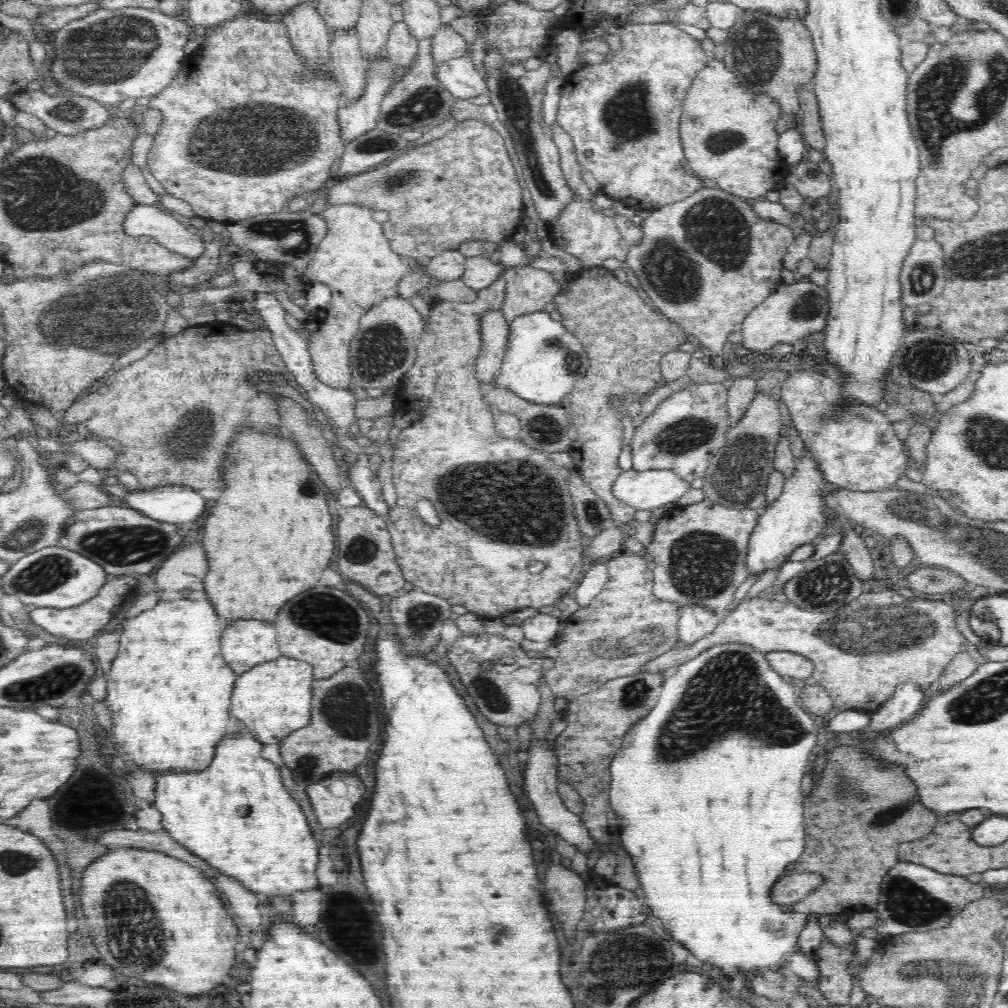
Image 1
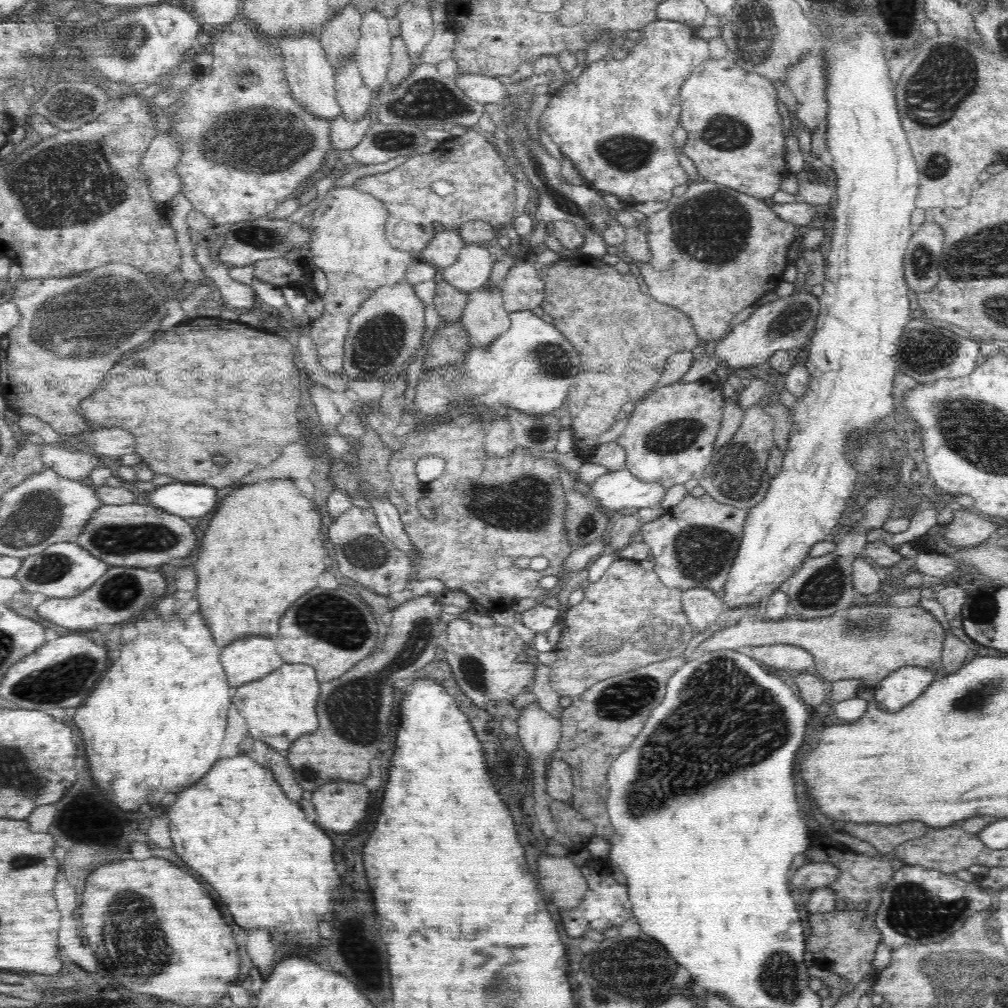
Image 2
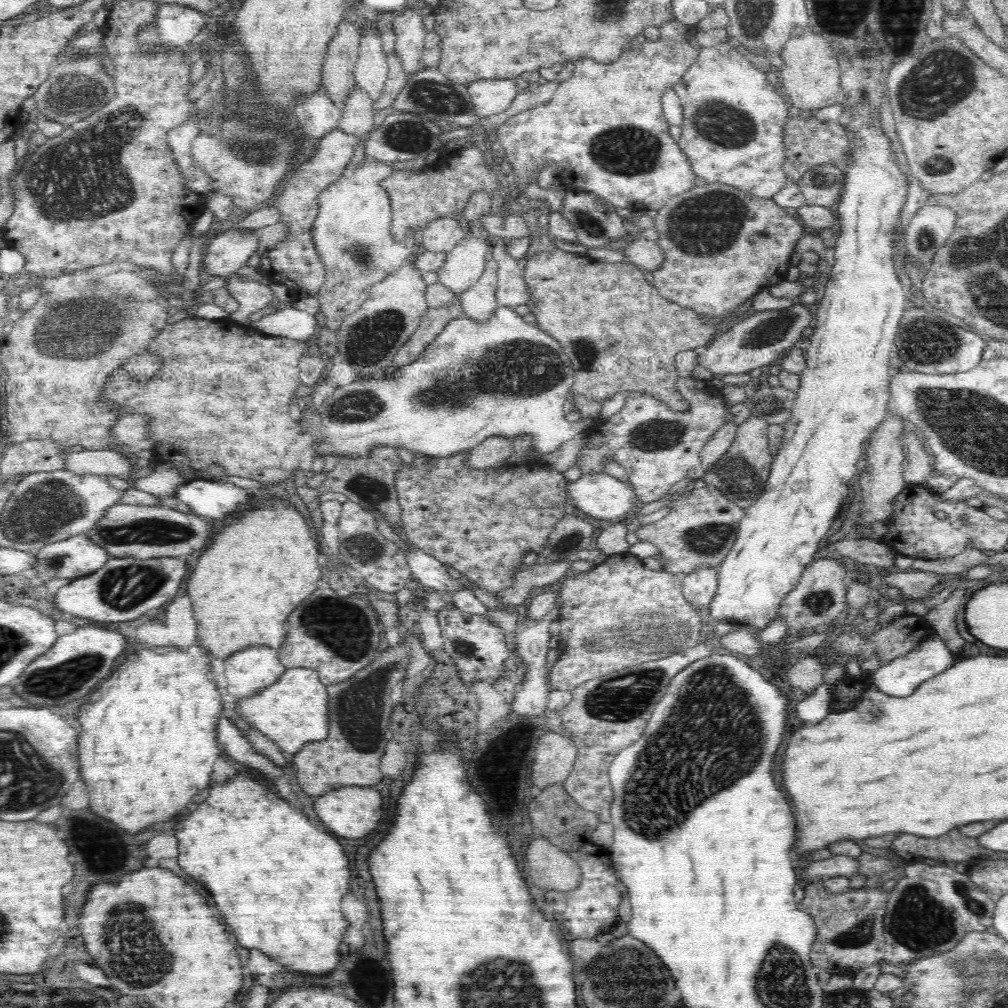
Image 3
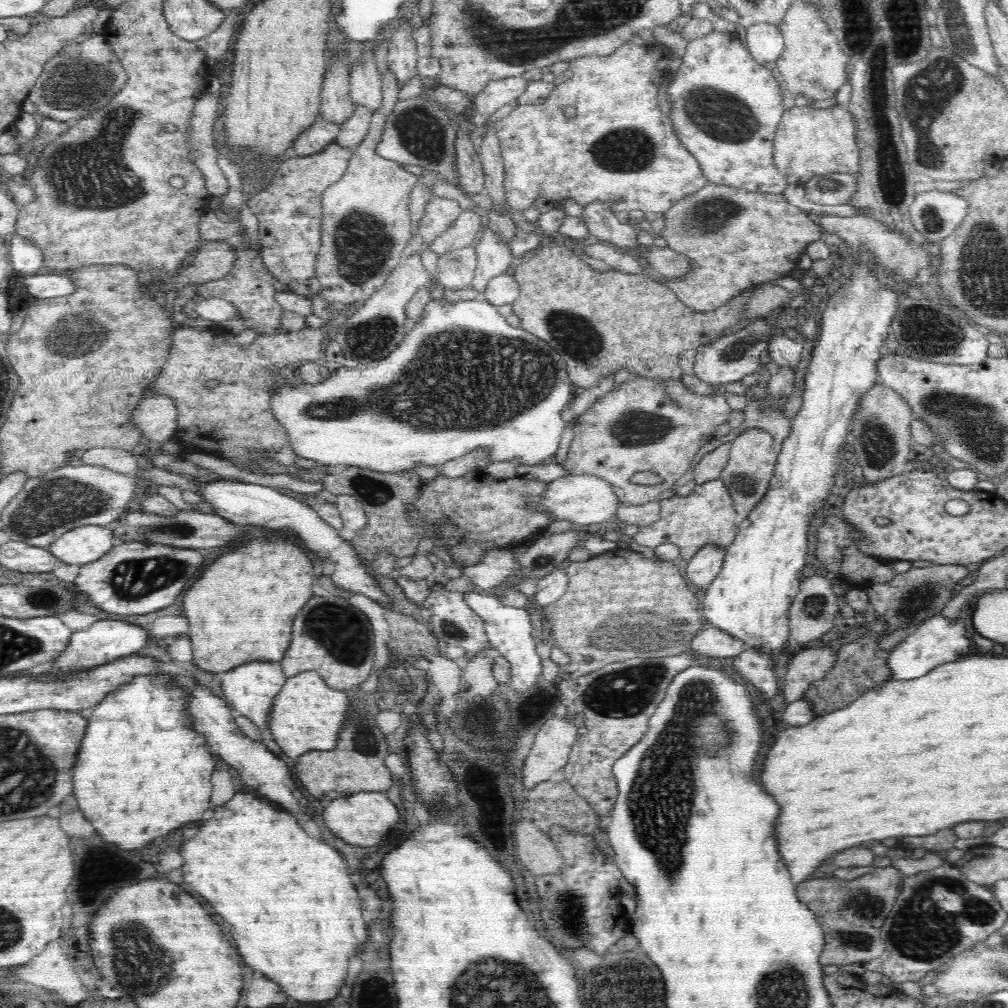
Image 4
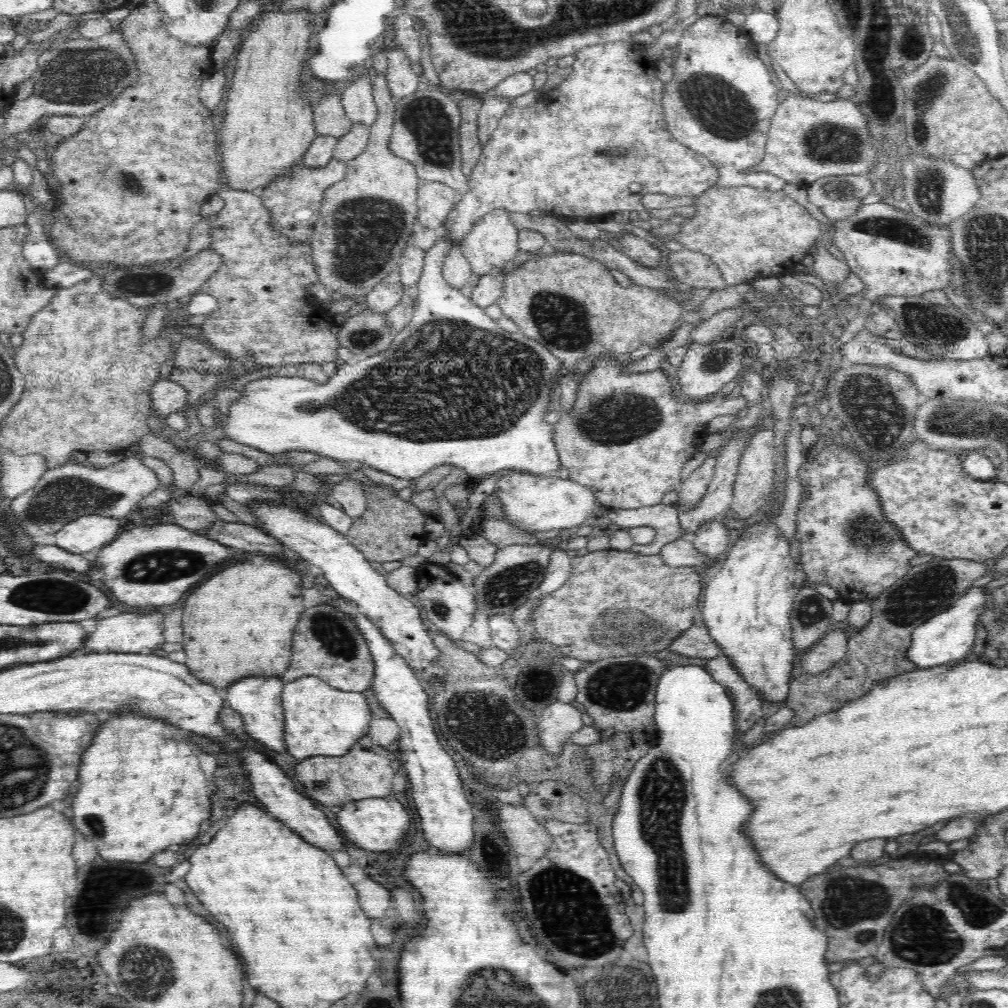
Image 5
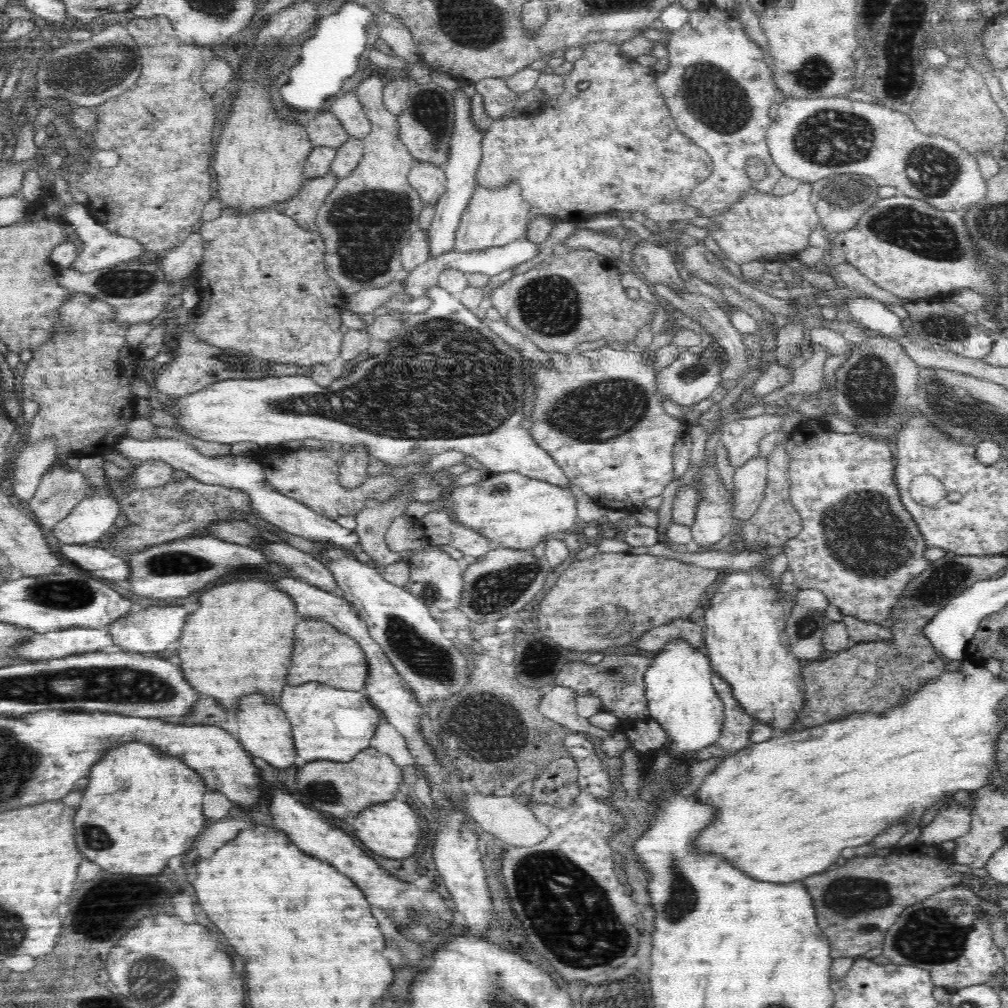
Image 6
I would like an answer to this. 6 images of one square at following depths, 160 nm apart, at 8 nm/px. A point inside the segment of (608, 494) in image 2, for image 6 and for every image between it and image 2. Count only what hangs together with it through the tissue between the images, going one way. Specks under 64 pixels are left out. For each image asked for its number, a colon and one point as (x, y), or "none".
3: (598, 496)
4: (582, 499)
5: (533, 503)
6: (512, 510)

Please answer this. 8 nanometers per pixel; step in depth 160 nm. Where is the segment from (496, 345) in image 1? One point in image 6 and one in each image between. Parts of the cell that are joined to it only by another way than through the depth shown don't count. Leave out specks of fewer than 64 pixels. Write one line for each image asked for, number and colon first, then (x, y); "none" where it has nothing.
2: (485, 317)
3: (478, 302)
4: (493, 256)
5: (492, 242)
6: (492, 218)

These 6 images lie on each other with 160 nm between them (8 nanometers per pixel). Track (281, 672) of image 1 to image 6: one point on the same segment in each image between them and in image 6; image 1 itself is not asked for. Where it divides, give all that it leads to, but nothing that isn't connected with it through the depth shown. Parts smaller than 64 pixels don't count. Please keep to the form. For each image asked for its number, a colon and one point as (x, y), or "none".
2: (278, 708)
3: (292, 711)
4: (306, 714)
5: (319, 720)
6: (326, 722)

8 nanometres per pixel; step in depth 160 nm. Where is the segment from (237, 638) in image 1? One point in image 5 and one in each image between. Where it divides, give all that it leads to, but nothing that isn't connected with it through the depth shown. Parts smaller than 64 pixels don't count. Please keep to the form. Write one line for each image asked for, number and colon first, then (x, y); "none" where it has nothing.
2: (250, 657)
3: (248, 671)
4: (251, 686)
5: (258, 699)

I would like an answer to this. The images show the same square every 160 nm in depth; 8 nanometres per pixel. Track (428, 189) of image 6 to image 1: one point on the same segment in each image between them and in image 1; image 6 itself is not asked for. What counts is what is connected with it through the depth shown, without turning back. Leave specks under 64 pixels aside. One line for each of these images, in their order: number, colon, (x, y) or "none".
1: (449, 265)
2: (443, 250)
3: (441, 235)
4: (440, 213)
5: (435, 201)

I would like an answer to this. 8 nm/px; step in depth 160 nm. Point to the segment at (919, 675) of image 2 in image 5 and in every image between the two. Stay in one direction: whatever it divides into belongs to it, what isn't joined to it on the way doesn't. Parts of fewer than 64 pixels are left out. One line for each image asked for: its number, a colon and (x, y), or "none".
3: (899, 678)
4: (938, 640)
5: (949, 636)

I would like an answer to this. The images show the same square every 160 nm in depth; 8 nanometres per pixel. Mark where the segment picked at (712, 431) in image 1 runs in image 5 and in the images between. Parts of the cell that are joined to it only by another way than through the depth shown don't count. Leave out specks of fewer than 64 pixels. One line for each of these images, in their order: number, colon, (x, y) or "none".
2: (670, 437)
3: (657, 446)
4: (645, 425)
5: (628, 438)

